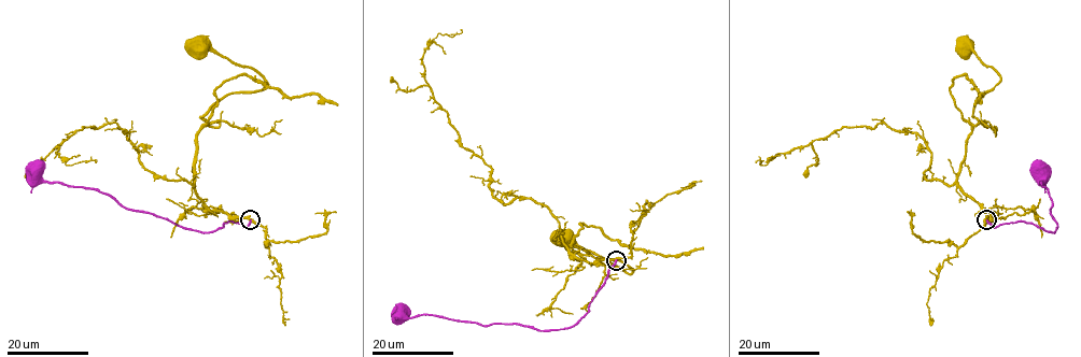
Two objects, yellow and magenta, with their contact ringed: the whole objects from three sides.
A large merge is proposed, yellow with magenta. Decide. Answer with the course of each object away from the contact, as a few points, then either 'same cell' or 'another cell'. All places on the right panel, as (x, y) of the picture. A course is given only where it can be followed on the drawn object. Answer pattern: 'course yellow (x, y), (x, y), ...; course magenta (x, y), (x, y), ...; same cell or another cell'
course yellow (985, 220), (990, 213), (964, 191), (957, 172), (979, 120), (976, 102), (1000, 75), (968, 46); course magenta (986, 220), (994, 227), (1019, 222), (1054, 232), (1057, 222), (1041, 185), (1043, 168), (1039, 166); another cell

